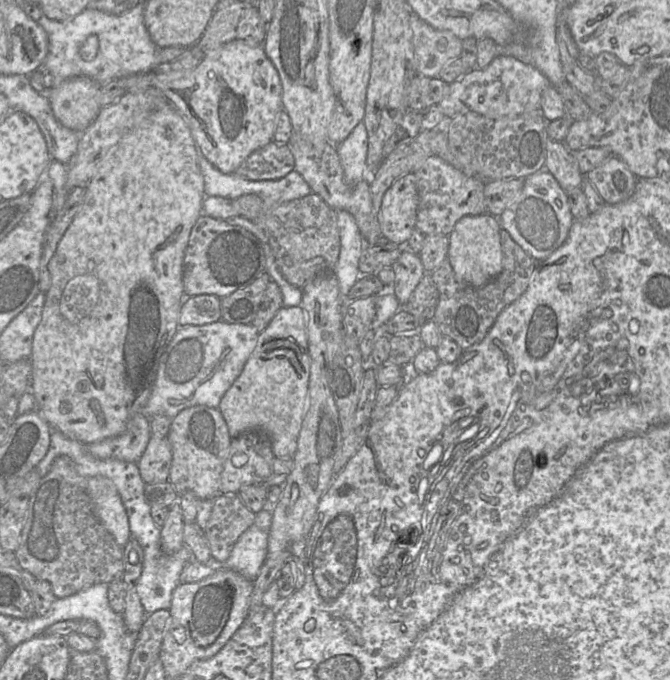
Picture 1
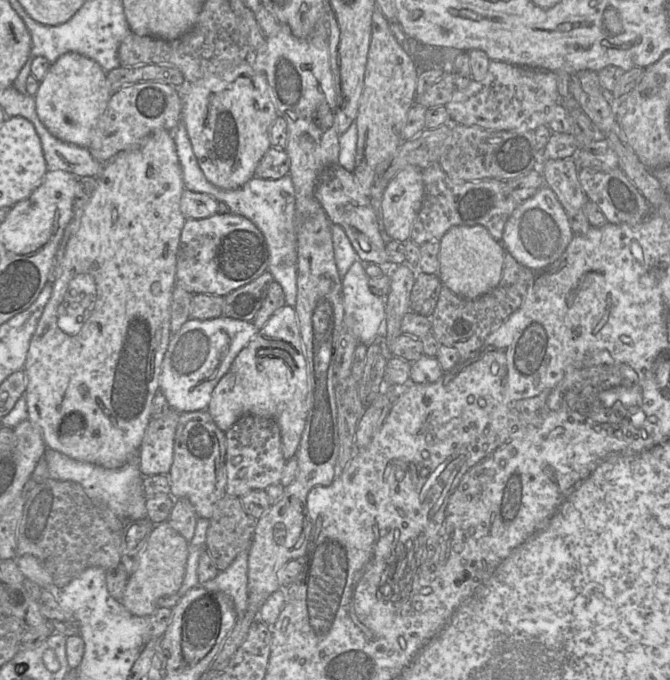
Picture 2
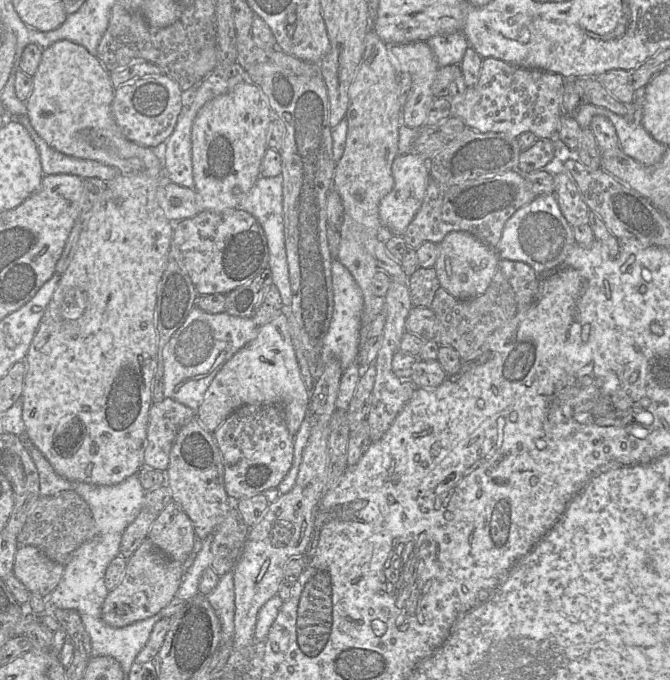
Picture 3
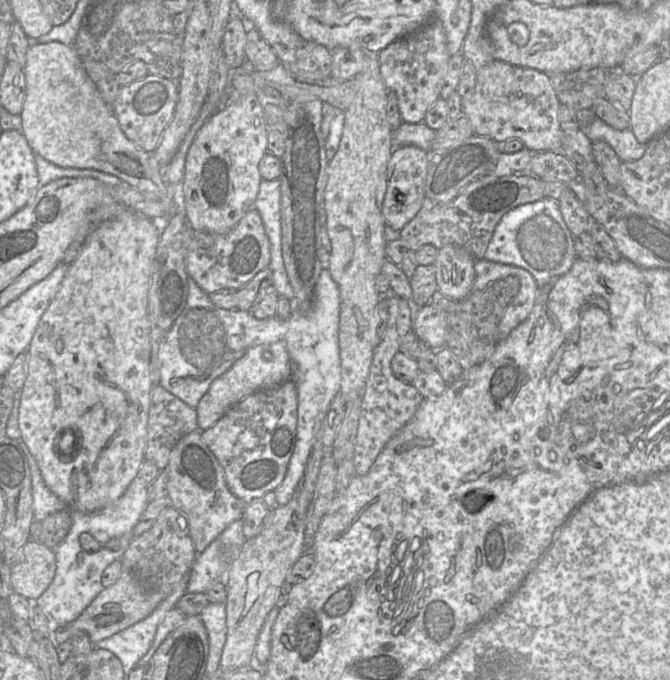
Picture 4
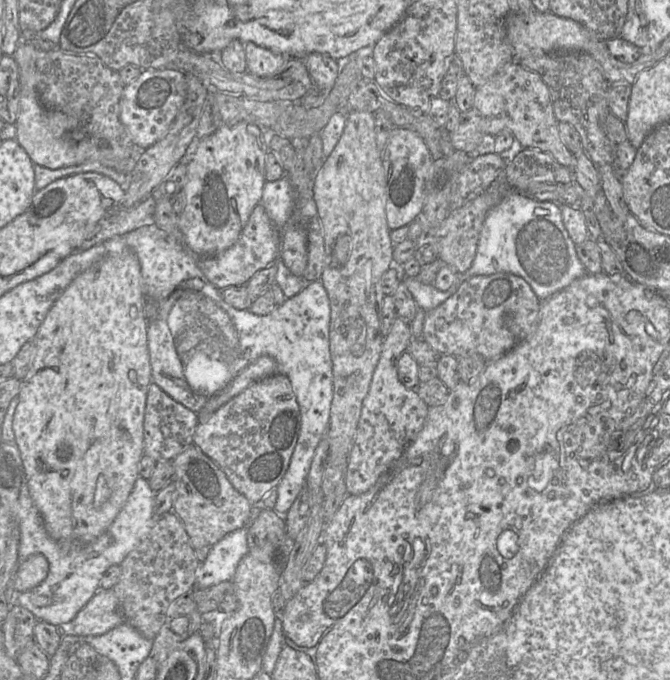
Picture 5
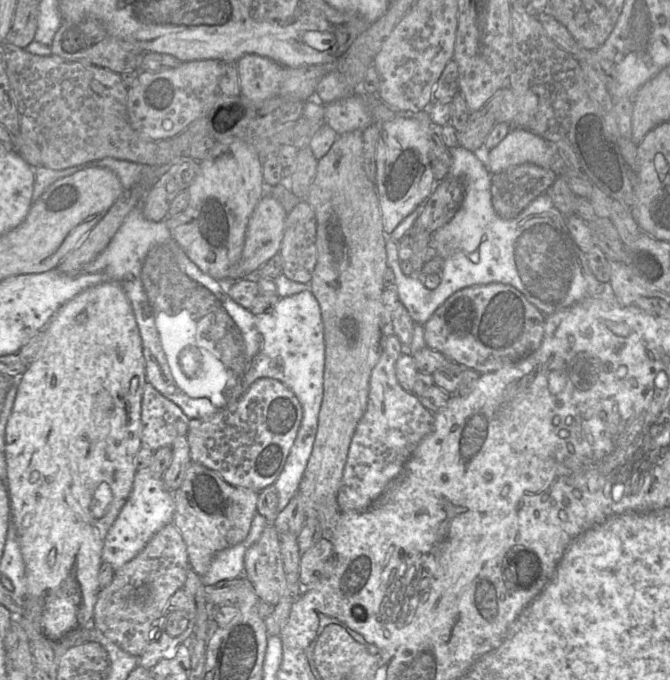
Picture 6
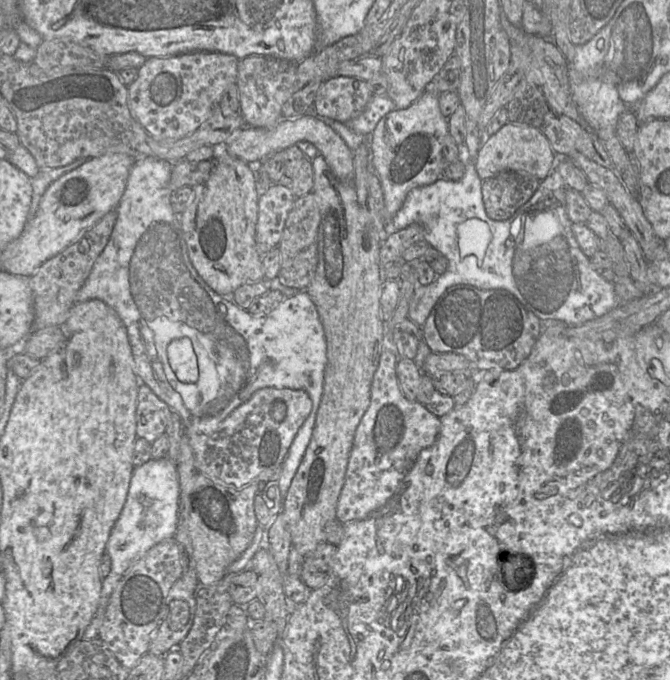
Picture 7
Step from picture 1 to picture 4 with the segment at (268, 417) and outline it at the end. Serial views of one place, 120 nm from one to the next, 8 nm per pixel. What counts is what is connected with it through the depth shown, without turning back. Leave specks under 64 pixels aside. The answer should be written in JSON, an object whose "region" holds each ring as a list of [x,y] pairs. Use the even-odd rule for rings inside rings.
{"region":[[[281,341],[249,348],[221,376],[214,379],[196,409],[198,430],[212,427],[226,411],[245,397],[263,389],[278,386],[291,379],[290,358]]]}

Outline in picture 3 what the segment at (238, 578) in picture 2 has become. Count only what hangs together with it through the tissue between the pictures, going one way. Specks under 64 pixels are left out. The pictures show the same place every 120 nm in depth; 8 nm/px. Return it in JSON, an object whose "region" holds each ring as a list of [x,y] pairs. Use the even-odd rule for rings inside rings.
{"region":[[[233,570],[221,576],[216,588],[207,595],[221,622],[221,643],[232,643],[235,627],[235,593]]]}

